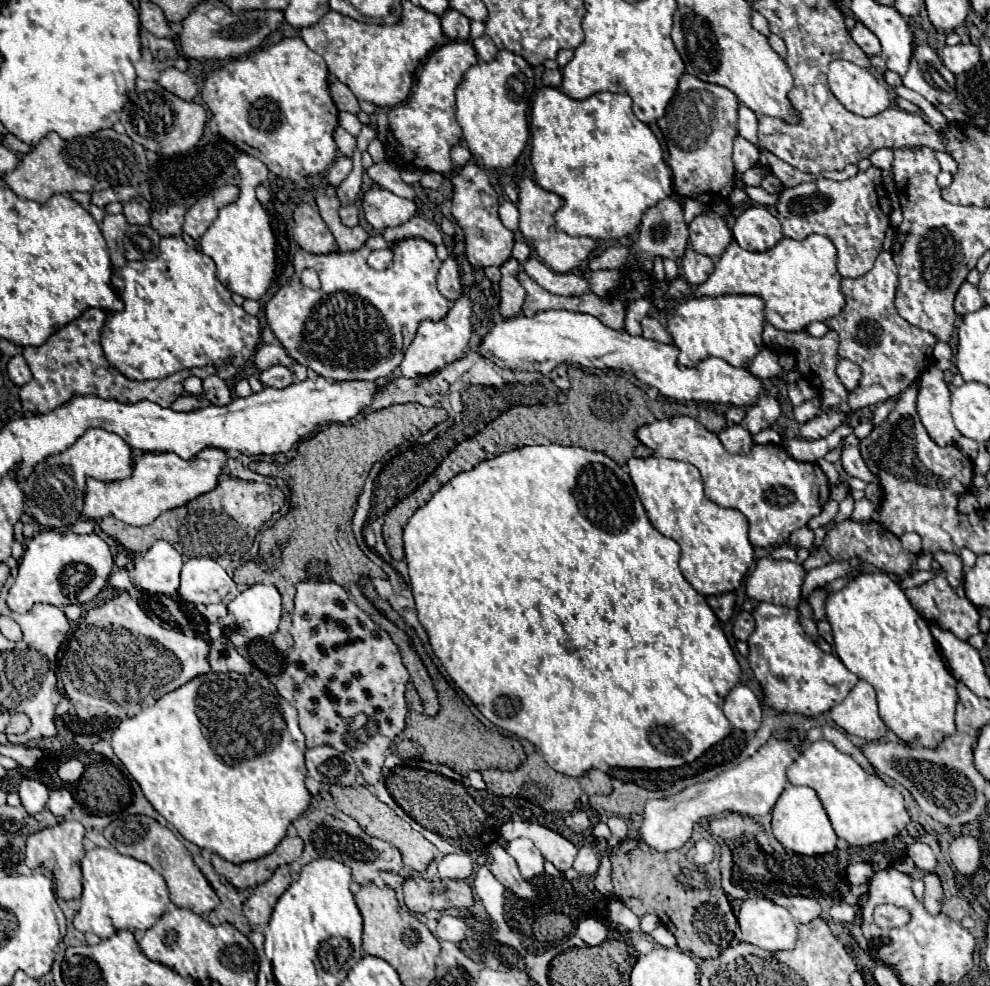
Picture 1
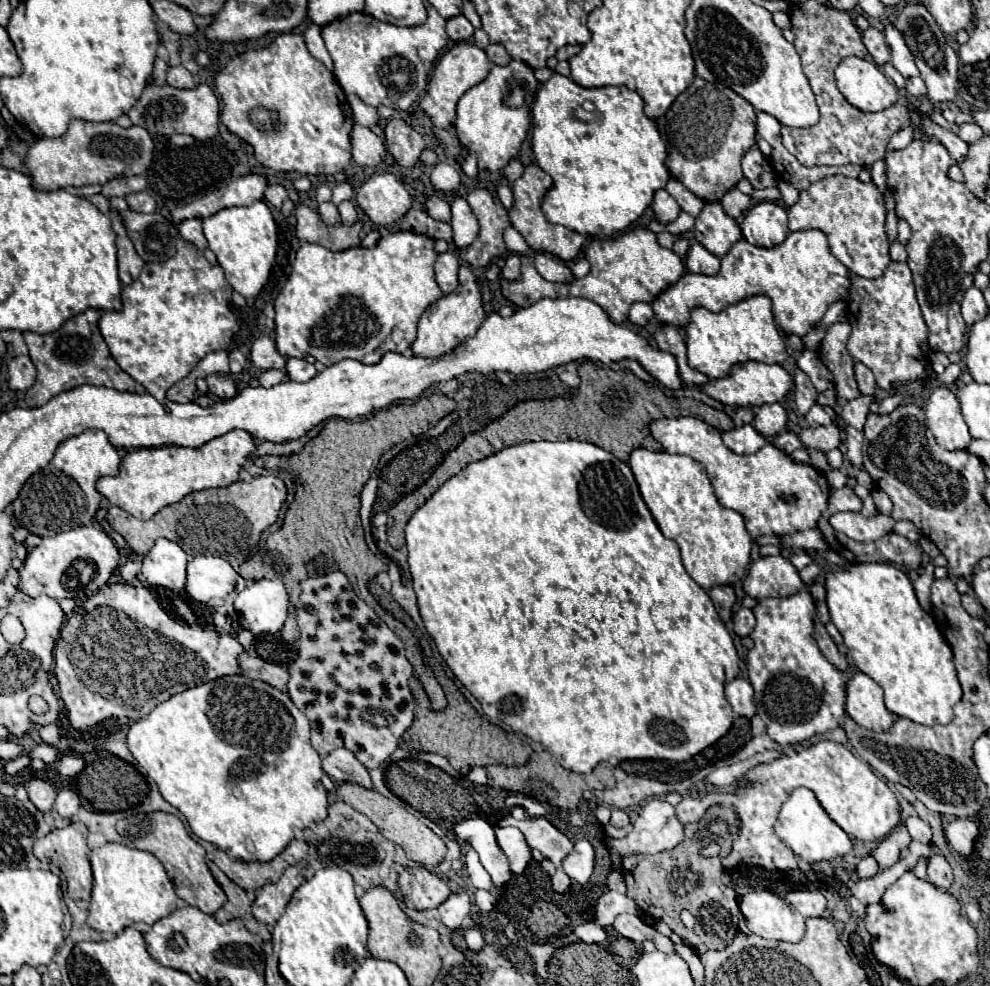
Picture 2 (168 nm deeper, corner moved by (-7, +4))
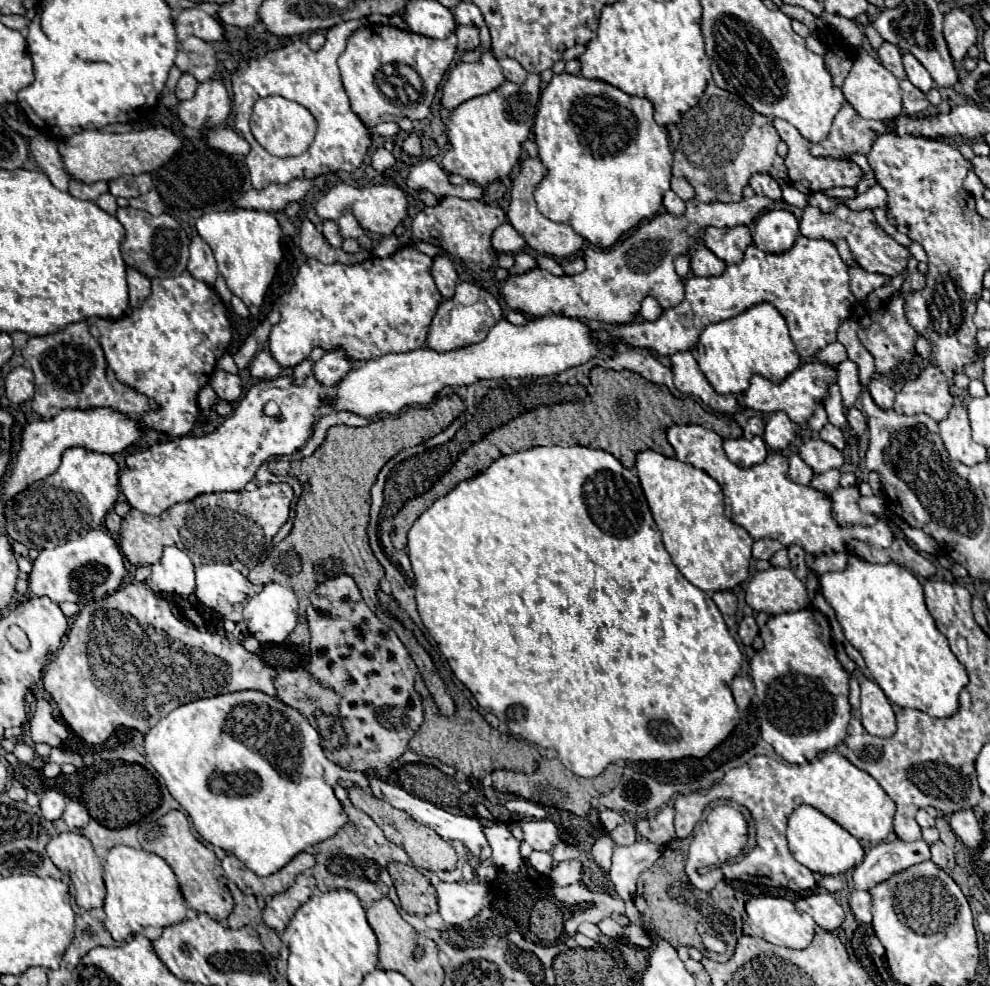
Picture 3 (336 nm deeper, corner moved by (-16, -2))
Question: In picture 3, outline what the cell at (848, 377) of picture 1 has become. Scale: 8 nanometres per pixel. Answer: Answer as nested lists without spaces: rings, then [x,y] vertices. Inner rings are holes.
[[[872,380],[868,384],[868,392],[872,396],[872,400],[876,402],[876,406],[880,406],[882,410],[888,410],[892,408],[894,404],[894,398],[896,398],[896,392],[882,380]]]

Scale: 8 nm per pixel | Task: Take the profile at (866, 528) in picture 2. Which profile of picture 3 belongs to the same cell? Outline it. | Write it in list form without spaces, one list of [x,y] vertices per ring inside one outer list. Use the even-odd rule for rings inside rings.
[[[672,426],[668,430],[668,442],[676,450],[676,458],[710,474],[724,490],[724,514],[734,524],[742,526],[754,540],[774,538],[784,546],[798,544],[810,554],[846,552],[848,540],[860,540],[876,548],[888,548],[892,544],[892,532],[886,520],[878,520],[874,526],[842,528],[832,518],[832,500],[814,490],[786,478],[788,458],[780,452],[770,452],[768,458],[754,468],[738,468],[732,464],[722,448],[722,438],[704,426]]]

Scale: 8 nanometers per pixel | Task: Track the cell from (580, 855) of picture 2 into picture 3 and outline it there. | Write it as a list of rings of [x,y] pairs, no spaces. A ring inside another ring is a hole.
[[[574,860],[572,862],[560,862],[560,864],[556,864],[550,870],[550,874],[548,874],[548,878],[550,878],[550,882],[554,886],[568,886],[568,884],[580,880],[580,876],[582,876],[582,868]]]

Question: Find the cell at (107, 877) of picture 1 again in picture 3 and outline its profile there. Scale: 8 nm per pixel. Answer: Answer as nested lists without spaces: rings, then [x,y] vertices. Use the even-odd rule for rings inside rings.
[[[114,846],[106,856],[104,882],[108,890],[104,902],[104,924],[112,938],[118,942],[142,932],[148,926],[166,928],[186,918],[188,906],[182,898],[172,868],[152,852],[136,850],[130,846]]]

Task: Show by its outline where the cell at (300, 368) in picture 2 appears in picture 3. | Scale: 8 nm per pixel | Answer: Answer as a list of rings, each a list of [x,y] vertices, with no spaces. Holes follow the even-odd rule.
[[[336,346],[334,350],[328,350],[318,362],[314,362],[314,376],[324,384],[324,386],[336,386],[348,370],[352,370],[354,360],[348,358],[344,348]]]

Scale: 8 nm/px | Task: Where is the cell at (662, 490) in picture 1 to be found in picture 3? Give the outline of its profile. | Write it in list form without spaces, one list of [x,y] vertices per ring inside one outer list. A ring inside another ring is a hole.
[[[644,450],[636,456],[636,472],[674,566],[708,594],[734,590],[742,584],[748,578],[754,540],[724,516],[724,492],[718,482],[678,458],[668,458],[654,450]]]

